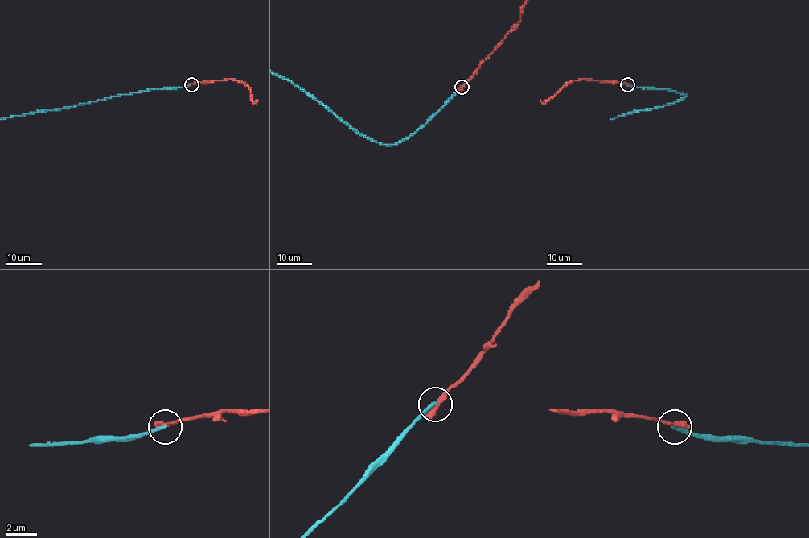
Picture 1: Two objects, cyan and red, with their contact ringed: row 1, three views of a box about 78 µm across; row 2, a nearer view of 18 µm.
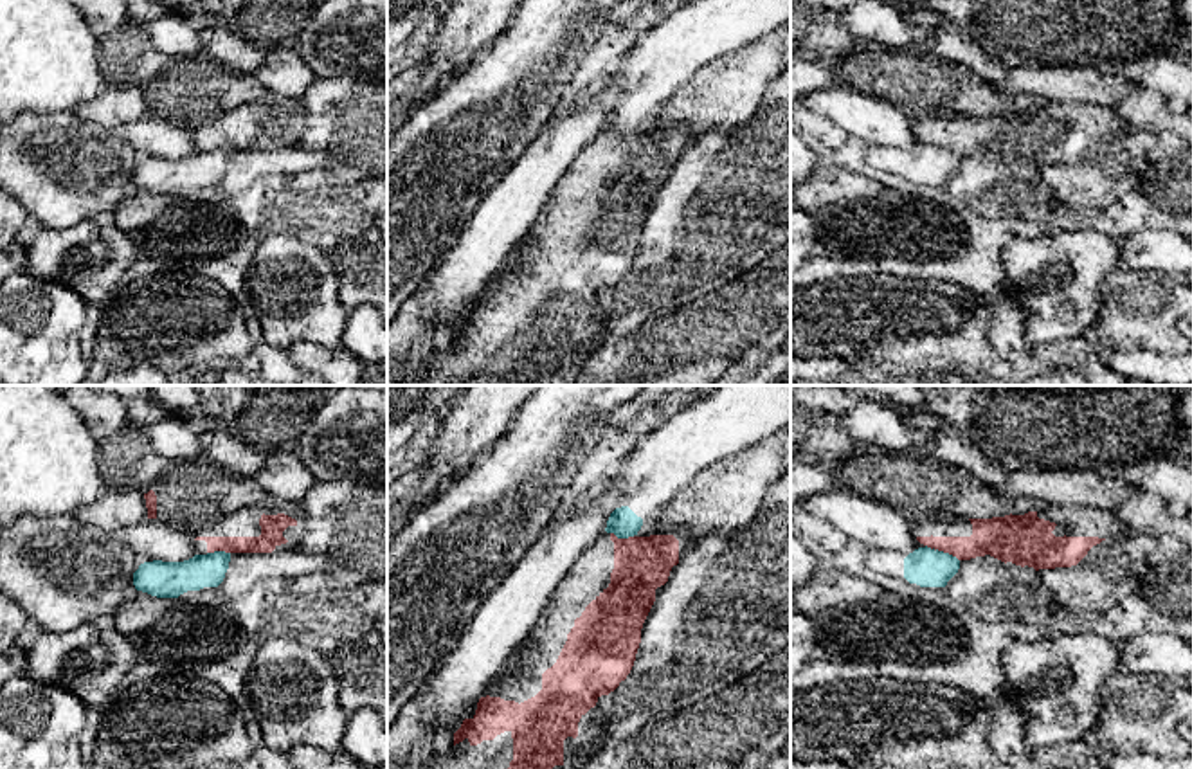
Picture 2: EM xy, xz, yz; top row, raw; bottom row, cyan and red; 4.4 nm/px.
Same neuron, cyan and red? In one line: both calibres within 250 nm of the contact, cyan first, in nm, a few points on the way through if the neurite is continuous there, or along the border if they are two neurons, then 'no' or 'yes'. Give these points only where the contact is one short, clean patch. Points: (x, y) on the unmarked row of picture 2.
160/100 nm | along xy (229, 148), (207, 150) | no

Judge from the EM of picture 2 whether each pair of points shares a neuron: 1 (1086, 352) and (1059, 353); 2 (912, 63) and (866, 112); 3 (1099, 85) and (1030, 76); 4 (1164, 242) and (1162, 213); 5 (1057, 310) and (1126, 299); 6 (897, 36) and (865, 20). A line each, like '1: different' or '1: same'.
1: same
2: different
3: same
4: different
5: different
6: same

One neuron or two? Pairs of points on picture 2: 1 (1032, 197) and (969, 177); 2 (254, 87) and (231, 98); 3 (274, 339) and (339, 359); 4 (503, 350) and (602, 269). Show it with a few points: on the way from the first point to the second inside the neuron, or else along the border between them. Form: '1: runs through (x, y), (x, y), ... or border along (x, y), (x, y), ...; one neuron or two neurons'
1: runs through (1016, 191), (998, 189), (985, 182); one neuron
2: runs through (249, 89), (236, 92); one neuron
3: border along (288, 346), (298, 341), (316, 341), (334, 348); two neurons
4: runs through (528, 332), (577, 283); one neuron

